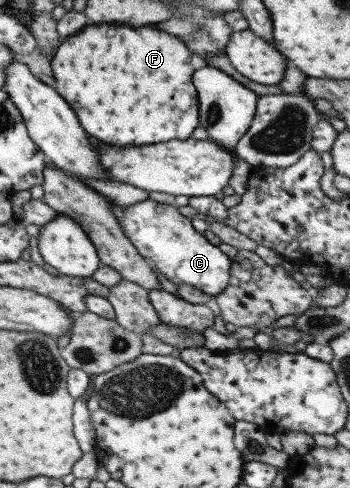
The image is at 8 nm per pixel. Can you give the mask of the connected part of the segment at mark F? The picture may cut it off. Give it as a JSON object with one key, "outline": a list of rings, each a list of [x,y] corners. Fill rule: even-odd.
{"outline":[[[91,23],[85,25],[77,34],[59,42],[59,46],[55,49],[55,54],[50,59],[49,68],[55,82],[54,89],[65,100],[65,103],[71,106],[71,110],[77,114],[77,120],[83,126],[83,130],[87,134],[91,134],[93,138],[119,148],[119,146],[129,146],[129,144],[143,146],[143,144],[167,142],[171,138],[177,138],[177,140],[189,138],[189,134],[197,128],[198,120],[197,96],[195,96],[195,88],[191,84],[191,74],[193,74],[196,66],[191,52],[187,50],[187,46],[181,42],[181,39],[165,34],[163,30],[155,27],[155,24],[132,27],[125,23]]]}

